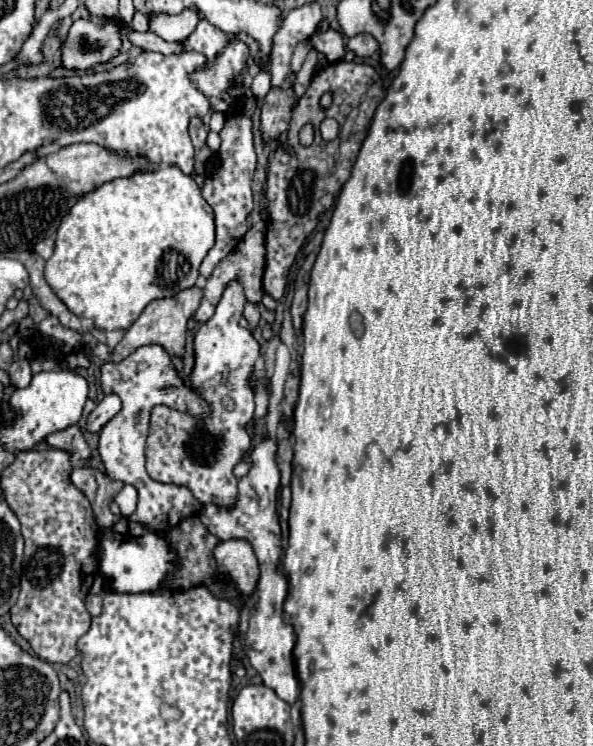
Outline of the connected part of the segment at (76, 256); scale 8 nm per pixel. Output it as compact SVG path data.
M176 166L172 168L156 168L152 172L144 172L144 174L134 174L130 178L118 178L112 180L108 184L102 184L100 188L84 194L72 208L70 212L62 218L60 228L58 228L58 238L56 238L56 246L54 246L54 254L52 258L46 262L46 282L50 284L50 288L58 294L58 298L68 306L68 310L72 314L76 314L78 318L90 318L94 320L96 328L100 330L128 330L130 324L134 324L134 320L142 314L142 310L146 308L146 304L160 300L160 298L170 298L176 296L178 292L192 288L198 280L198 268L204 260L204 256L208 254L208 250L214 246L214 214L212 208L206 204L206 200L200 194L198 184L182 174Z

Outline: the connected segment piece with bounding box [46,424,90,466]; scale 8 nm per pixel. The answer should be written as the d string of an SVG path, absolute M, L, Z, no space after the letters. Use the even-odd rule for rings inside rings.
M74 424L62 432L56 432L52 436L46 438L50 446L58 448L58 450L66 450L72 454L72 462L76 464L84 464L88 466L88 458L90 458L90 450L88 450L88 444L84 440L84 430Z

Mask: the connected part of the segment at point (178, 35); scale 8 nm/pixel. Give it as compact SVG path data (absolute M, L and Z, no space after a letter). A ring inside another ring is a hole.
M186 10L180 16L162 14L150 20L150 30L160 38L164 38L166 42L178 42L178 40L186 40L186 36L194 32L194 28L198 26L198 20L200 16L192 10Z

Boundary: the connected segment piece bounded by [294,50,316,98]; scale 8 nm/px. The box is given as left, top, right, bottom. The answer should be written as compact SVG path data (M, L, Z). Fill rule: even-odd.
M312 50L306 58L306 62L302 64L298 76L296 76L296 82L294 82L294 92L298 92L298 98L304 96L310 80L312 80L312 74L314 74L314 68L316 68L316 50Z

